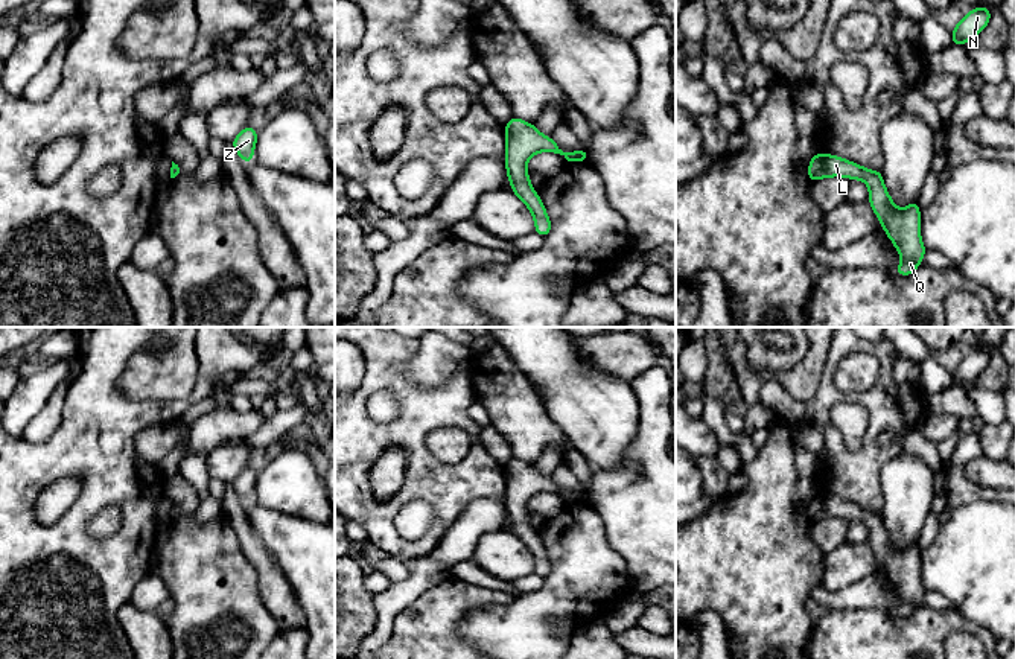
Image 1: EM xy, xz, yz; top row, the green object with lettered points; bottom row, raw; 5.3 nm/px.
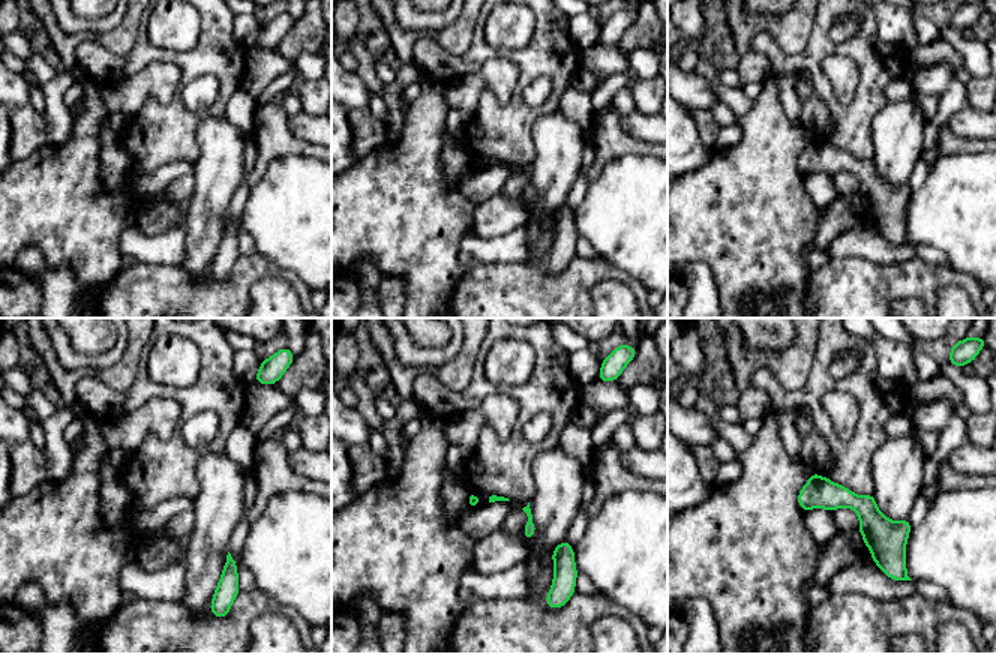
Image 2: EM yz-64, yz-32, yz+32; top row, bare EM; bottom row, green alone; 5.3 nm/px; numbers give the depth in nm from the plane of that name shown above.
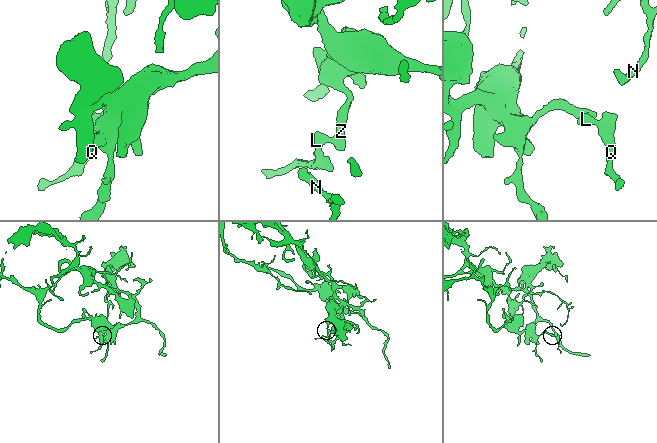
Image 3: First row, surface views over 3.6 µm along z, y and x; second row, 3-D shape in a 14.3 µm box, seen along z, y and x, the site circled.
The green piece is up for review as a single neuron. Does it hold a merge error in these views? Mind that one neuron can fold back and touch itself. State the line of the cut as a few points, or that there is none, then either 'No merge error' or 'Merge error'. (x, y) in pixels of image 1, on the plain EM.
No split. No merge error

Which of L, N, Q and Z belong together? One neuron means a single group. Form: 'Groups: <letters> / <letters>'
Groups: L N Q Z

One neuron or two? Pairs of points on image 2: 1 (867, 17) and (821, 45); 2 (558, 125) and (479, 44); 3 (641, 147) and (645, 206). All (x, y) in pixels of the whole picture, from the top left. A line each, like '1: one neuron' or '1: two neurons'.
1: one neuron
2: two neurons
3: two neurons

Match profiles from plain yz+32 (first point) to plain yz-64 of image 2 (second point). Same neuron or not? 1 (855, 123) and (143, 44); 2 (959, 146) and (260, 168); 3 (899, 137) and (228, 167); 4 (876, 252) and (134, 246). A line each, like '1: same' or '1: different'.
1: same
2: same
3: same
4: same

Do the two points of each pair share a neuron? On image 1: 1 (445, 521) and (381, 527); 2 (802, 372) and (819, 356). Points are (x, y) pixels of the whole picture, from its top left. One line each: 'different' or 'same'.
1: same
2: same

